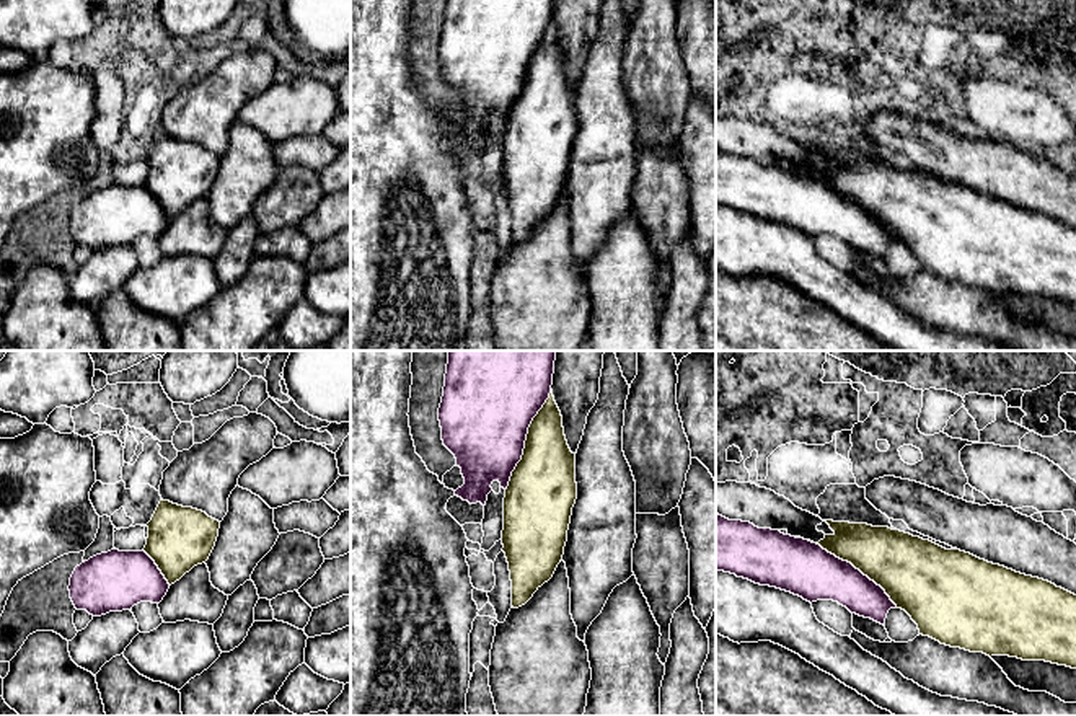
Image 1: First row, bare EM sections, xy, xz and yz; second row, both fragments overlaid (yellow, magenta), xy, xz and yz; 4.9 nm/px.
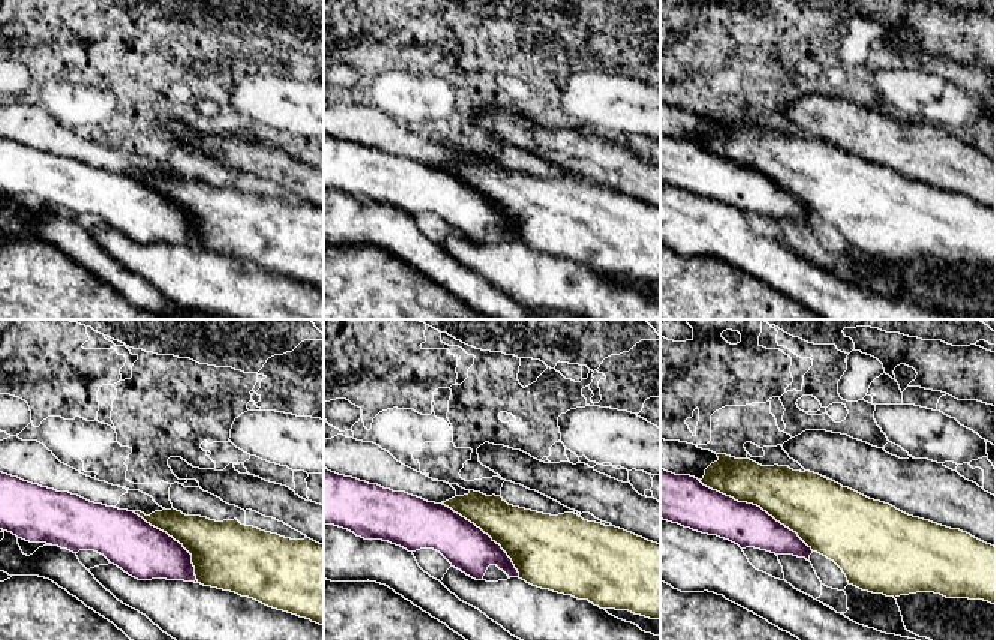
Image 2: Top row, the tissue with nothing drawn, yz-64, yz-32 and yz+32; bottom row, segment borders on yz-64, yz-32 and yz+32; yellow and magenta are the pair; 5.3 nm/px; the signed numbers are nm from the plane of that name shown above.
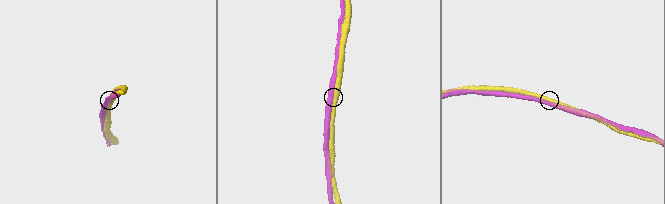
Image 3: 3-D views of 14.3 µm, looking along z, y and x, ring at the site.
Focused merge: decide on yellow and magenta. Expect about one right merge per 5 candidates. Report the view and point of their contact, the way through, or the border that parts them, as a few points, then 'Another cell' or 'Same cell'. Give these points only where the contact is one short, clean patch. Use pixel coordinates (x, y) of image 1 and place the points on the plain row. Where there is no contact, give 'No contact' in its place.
Touches yellow at xz (525, 75). Another cell

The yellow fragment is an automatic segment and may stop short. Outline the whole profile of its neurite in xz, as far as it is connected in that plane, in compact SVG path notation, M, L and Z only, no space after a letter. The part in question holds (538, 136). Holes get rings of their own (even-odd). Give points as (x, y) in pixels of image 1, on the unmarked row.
M551 24L528 62L522 95L512 106L504 132L502 186L509 197L514 243L525 240L553 212L564 189L575 134L575 88L567 80L562 51Z

